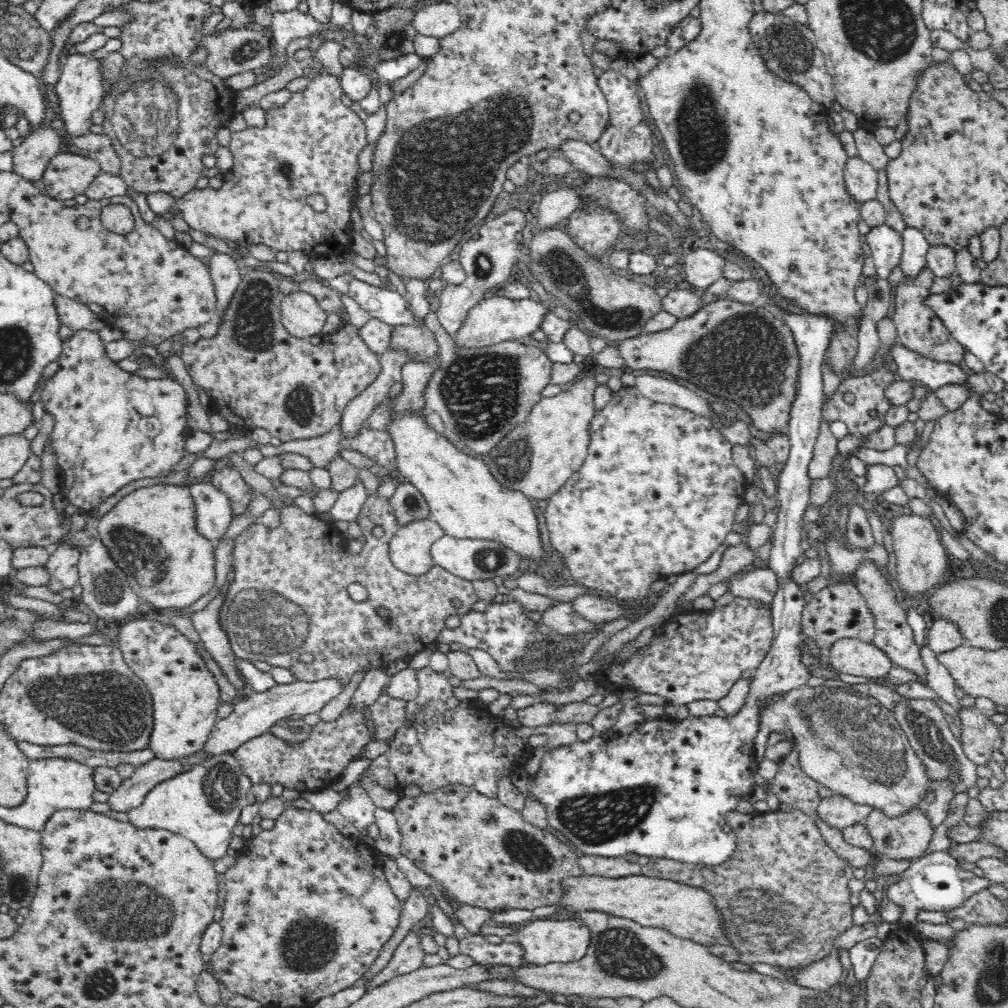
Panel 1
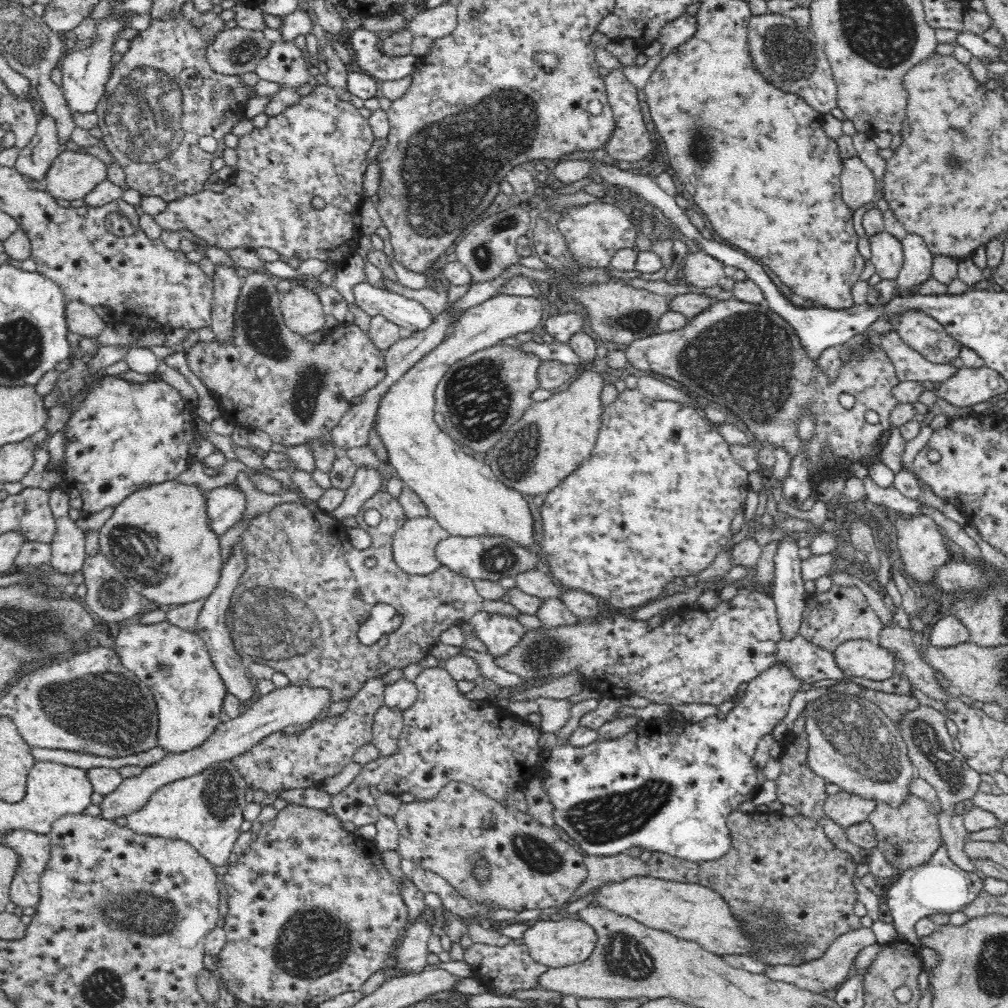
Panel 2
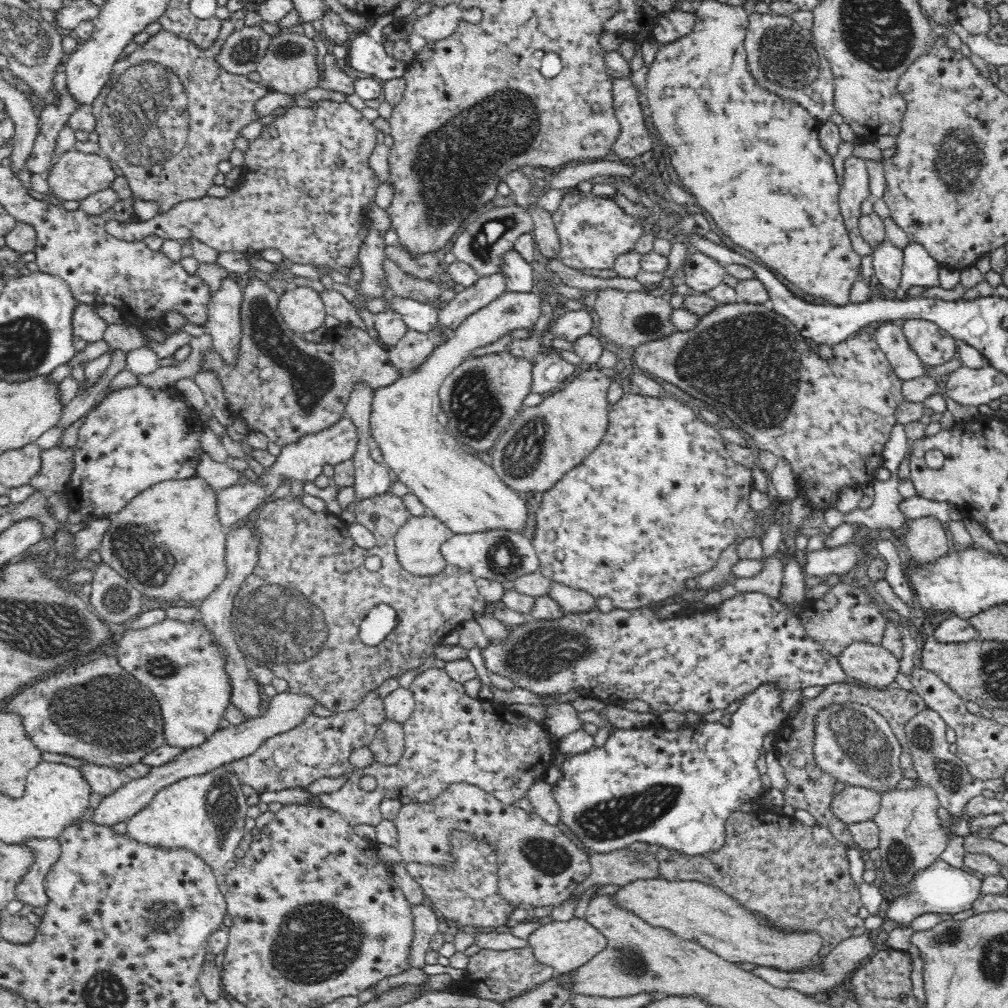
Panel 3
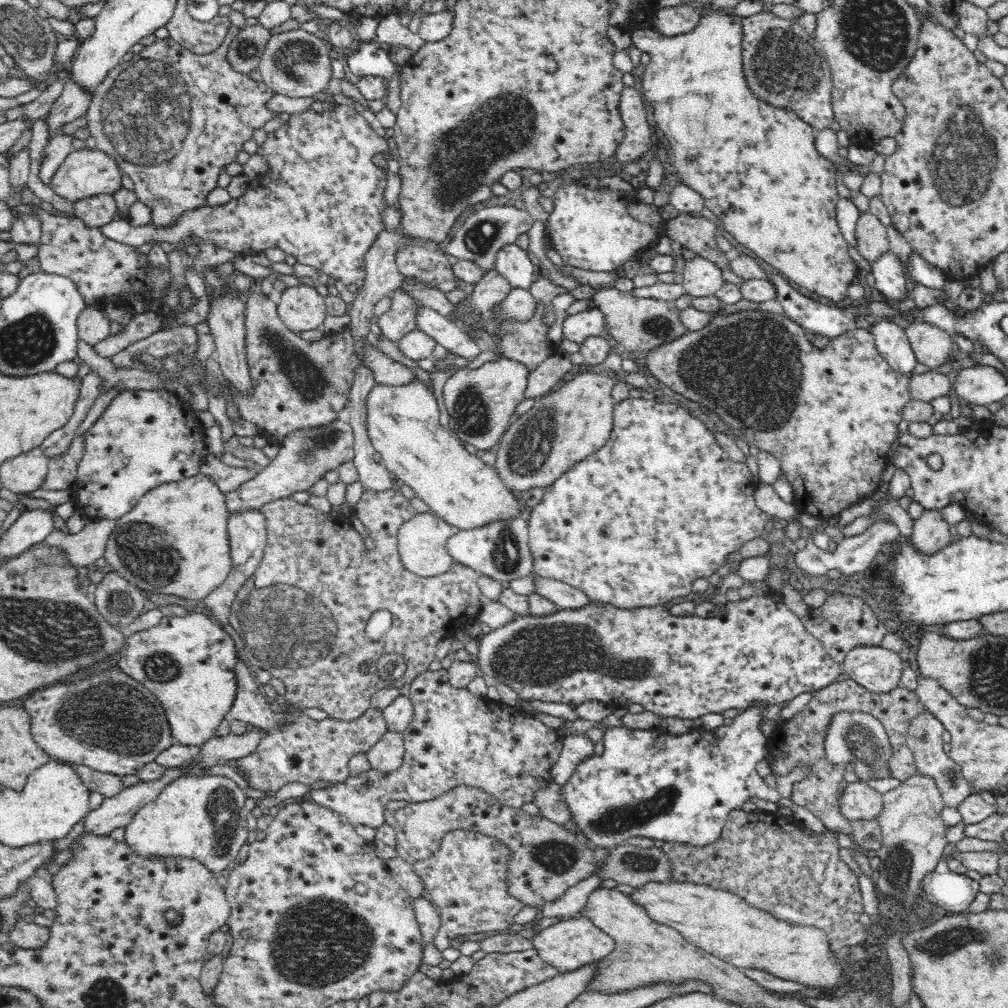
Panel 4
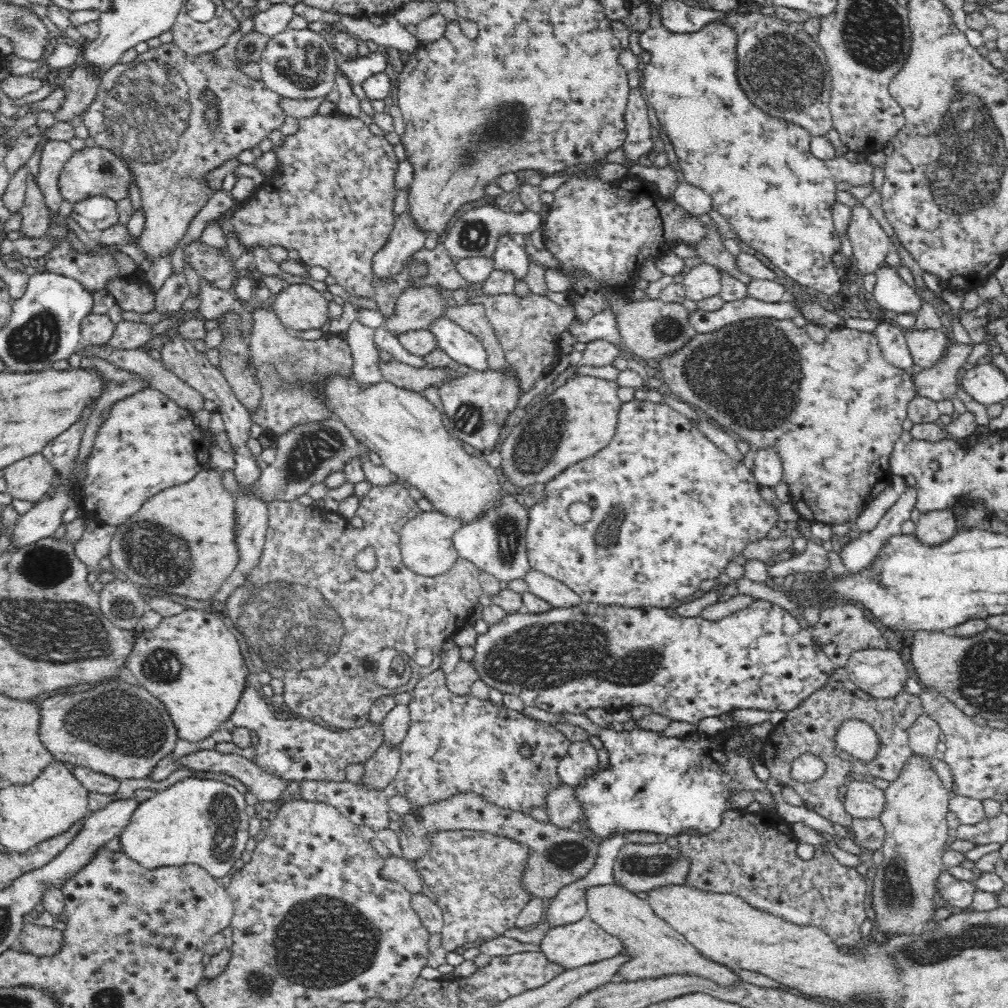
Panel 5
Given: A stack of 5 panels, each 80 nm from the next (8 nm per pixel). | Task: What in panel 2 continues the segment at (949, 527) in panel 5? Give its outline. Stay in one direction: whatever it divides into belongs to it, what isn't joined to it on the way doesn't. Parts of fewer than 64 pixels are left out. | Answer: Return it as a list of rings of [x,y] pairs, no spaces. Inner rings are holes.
[[[928,516],[897,517],[896,523],[896,544],[900,551],[900,558],[904,563],[904,572],[912,576],[920,584],[929,583],[934,578],[934,570],[946,563],[951,556],[947,539],[934,519]]]

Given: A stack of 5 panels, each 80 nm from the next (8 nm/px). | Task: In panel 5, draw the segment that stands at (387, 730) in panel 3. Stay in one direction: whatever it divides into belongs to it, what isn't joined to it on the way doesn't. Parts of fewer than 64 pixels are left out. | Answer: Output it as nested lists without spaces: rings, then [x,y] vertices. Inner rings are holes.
[[[388,745],[374,751],[374,756],[363,764],[362,787],[370,790],[386,788],[397,775],[401,766],[402,748],[394,749]]]

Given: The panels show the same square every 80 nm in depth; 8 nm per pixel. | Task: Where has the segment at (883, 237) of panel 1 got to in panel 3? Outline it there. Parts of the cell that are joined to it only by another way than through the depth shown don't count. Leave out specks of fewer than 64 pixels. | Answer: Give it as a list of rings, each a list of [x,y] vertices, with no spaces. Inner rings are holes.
[[[886,238],[871,255],[878,286],[884,289],[887,296],[894,296],[902,282],[903,250],[892,246]]]

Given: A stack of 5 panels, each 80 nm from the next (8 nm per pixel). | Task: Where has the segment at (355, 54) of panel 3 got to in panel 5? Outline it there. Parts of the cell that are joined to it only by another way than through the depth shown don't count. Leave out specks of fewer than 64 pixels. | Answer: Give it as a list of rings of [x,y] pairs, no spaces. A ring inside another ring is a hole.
[[[380,52],[370,53],[367,57],[358,57],[358,60],[347,60],[339,67],[340,75],[348,80],[351,88],[360,87],[372,76],[385,72],[387,59]]]

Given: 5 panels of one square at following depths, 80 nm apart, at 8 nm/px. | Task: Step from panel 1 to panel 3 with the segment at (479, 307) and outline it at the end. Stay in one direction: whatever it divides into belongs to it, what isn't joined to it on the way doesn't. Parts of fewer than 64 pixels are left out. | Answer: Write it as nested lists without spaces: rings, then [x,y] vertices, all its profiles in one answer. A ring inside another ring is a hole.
[[[506,291],[488,306],[467,316],[453,337],[441,346],[421,364],[417,373],[405,374],[394,384],[373,390],[369,427],[371,440],[383,456],[383,463],[394,471],[398,481],[406,484],[425,507],[426,511],[455,534],[471,534],[486,530],[506,529],[508,531],[524,531],[528,518],[526,501],[521,494],[511,490],[499,477],[493,466],[484,463],[473,454],[466,453],[463,446],[447,431],[447,427],[438,422],[441,411],[439,388],[444,379],[461,363],[474,348],[490,345],[498,338],[504,337],[516,328],[533,328],[540,316],[540,299],[533,292]]]

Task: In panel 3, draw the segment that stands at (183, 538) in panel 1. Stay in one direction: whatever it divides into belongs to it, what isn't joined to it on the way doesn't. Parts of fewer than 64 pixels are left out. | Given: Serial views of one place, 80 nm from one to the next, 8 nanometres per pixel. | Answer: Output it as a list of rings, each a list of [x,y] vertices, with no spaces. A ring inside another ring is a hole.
[[[198,476],[185,480],[158,483],[130,504],[118,515],[112,515],[112,524],[105,532],[100,548],[102,561],[120,573],[142,594],[160,600],[203,601],[217,586],[222,584],[227,573],[226,528],[218,515],[218,492]]]

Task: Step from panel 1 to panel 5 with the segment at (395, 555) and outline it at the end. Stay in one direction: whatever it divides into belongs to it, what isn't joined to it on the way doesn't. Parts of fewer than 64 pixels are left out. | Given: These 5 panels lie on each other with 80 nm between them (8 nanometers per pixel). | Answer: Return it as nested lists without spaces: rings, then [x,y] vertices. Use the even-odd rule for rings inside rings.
[[[422,511],[400,531],[401,558],[404,565],[416,574],[435,577],[447,573],[460,559],[454,547],[453,536],[463,526],[456,517],[448,517],[439,511]]]

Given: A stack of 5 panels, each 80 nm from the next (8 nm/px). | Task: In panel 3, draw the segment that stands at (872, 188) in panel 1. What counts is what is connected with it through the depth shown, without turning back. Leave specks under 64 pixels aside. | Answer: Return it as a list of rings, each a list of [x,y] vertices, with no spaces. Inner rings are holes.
[[[850,157],[844,162],[842,188],[839,192],[840,215],[846,225],[850,244],[860,256],[870,255],[870,245],[862,239],[859,231],[859,218],[862,200],[871,198],[868,191],[868,171],[866,161]]]

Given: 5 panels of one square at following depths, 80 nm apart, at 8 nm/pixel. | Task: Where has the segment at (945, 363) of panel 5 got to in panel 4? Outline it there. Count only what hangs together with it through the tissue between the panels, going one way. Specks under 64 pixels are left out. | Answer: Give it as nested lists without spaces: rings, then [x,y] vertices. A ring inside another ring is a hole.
[[[934,368],[922,374],[911,375],[909,380],[911,398],[932,402],[934,398],[940,398],[940,396],[950,397],[954,388],[952,380],[948,377],[949,373],[940,372]]]

